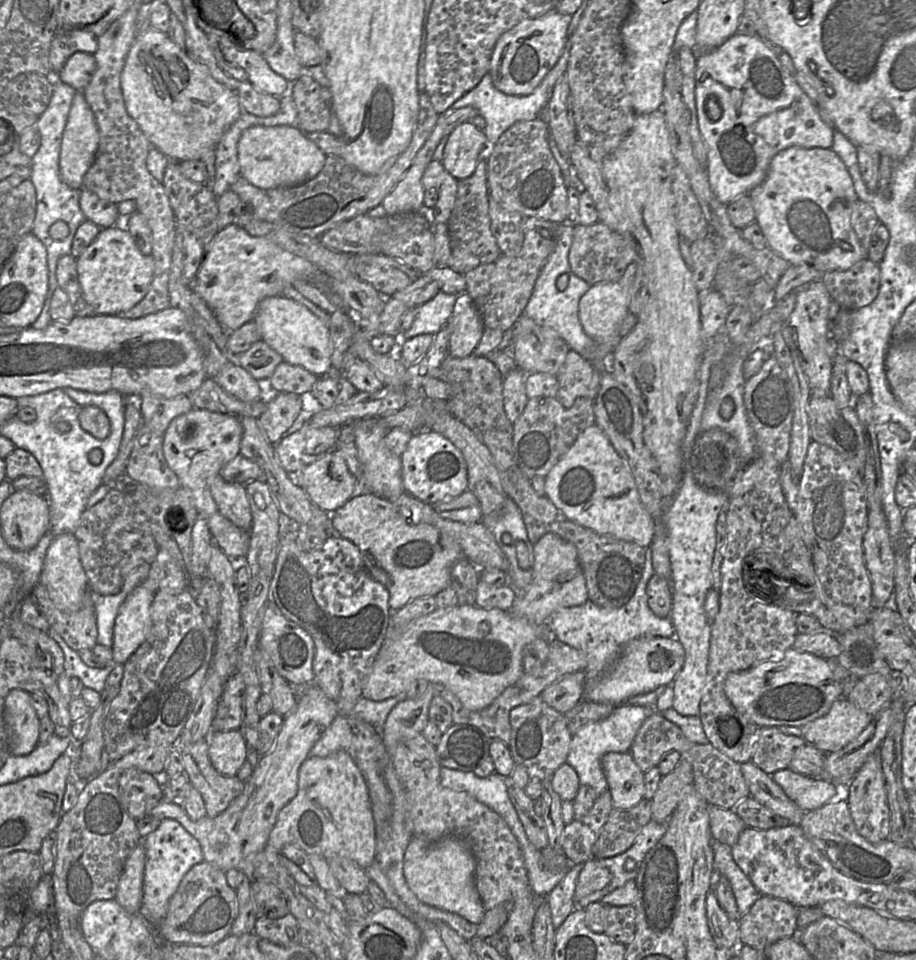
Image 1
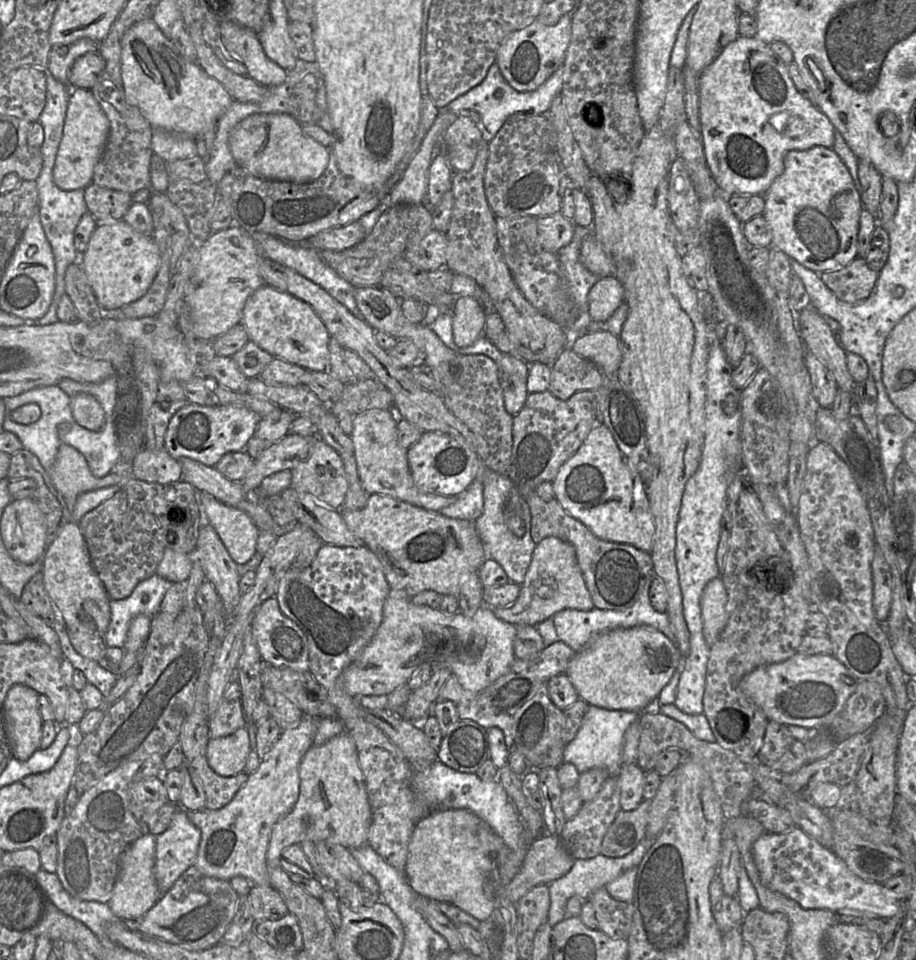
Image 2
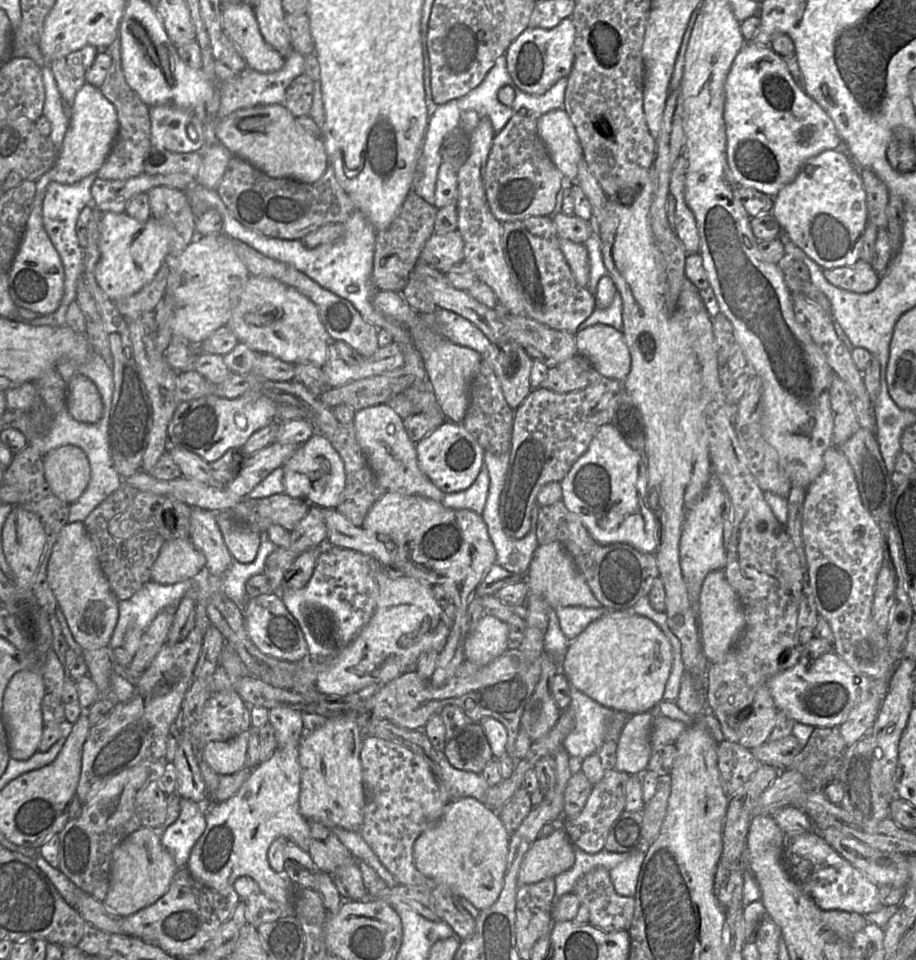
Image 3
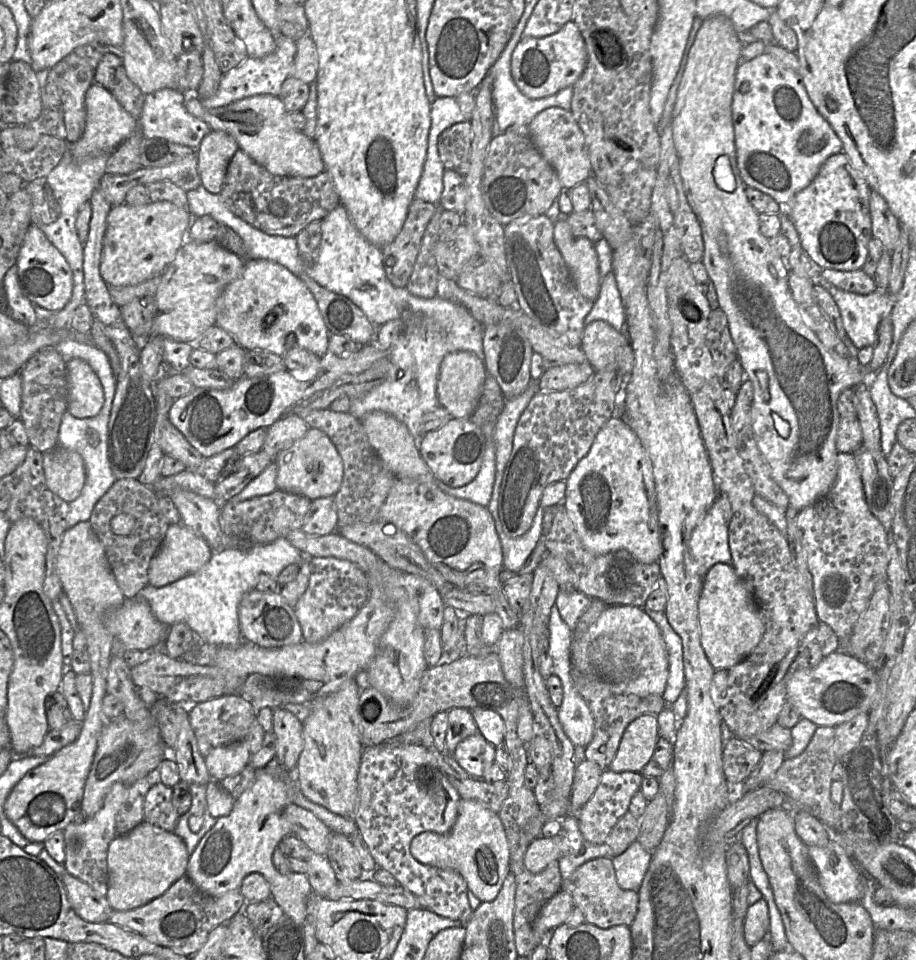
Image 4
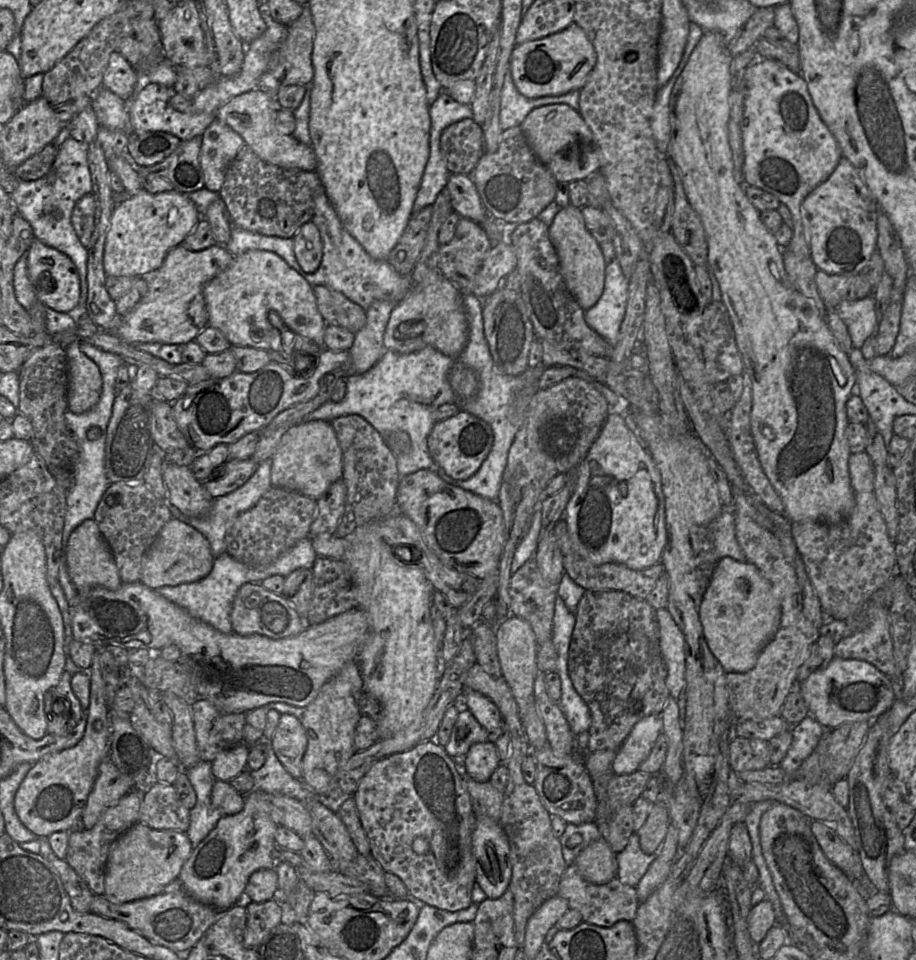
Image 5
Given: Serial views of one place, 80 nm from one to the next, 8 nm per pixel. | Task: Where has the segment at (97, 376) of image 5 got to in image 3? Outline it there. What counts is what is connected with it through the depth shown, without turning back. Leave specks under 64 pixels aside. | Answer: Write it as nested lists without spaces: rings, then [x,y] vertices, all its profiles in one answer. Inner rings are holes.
[[[83,374],[67,384],[67,407],[72,417],[83,423],[96,423],[103,414],[103,401],[95,383]]]

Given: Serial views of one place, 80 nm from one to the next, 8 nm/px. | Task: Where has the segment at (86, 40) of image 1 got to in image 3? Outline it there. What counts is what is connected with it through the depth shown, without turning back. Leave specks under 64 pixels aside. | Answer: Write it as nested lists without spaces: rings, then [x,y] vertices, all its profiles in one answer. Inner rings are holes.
[[[87,45],[48,64],[60,92],[68,120],[72,116],[76,94],[86,84],[86,72],[92,66],[97,54],[96,47]]]

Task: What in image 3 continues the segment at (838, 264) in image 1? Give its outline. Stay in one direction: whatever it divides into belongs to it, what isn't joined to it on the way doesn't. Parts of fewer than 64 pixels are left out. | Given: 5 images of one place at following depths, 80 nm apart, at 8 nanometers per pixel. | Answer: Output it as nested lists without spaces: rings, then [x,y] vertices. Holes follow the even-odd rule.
[[[826,150],[808,159],[796,178],[774,197],[771,214],[790,240],[822,269],[851,266],[860,260],[862,235],[868,222],[866,193],[860,168],[853,163],[845,150]]]

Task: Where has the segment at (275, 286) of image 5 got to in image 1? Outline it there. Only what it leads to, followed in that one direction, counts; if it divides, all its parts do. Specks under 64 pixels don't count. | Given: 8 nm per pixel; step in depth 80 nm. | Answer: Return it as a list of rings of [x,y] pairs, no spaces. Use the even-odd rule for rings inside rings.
[[[283,295],[263,299],[253,320],[261,340],[280,354],[284,362],[323,377],[331,373],[332,343],[329,328],[304,305]]]

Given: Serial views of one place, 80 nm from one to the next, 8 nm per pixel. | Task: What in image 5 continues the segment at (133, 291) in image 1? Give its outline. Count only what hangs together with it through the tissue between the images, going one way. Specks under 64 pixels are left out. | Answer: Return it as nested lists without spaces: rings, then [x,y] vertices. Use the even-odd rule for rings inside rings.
[[[144,189],[134,196],[126,196],[115,206],[110,219],[103,256],[106,275],[151,275],[161,267],[169,251],[182,244],[200,219],[188,194],[176,189],[155,194]]]

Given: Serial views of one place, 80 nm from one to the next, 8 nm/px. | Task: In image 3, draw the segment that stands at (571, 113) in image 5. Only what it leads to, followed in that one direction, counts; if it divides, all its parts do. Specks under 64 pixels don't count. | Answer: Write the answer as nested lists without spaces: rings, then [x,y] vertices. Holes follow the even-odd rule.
[[[561,108],[543,114],[537,119],[537,128],[555,166],[566,179],[574,183],[583,151],[567,112]]]

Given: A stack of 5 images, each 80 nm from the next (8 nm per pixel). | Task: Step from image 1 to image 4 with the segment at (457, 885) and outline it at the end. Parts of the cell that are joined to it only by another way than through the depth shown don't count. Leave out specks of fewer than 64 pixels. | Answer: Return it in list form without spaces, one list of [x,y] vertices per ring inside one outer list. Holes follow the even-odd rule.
[[[461,798],[457,820],[447,834],[422,832],[413,838],[410,852],[424,865],[458,872],[466,881],[468,891],[481,902],[491,902],[497,897],[510,871],[510,846],[499,814],[468,799]]]

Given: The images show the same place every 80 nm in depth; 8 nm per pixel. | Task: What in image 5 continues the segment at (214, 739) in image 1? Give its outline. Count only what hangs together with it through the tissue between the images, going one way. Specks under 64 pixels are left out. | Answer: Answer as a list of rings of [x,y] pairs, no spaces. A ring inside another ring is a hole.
[[[244,741],[221,751],[211,761],[212,774],[216,780],[229,782],[247,768],[250,746]]]

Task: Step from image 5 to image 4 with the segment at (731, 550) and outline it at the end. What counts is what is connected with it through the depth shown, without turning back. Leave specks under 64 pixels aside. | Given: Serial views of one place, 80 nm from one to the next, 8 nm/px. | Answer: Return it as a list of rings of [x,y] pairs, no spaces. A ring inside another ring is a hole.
[[[717,499],[694,529],[688,547],[701,574],[706,574],[717,563],[732,564],[729,523]]]

